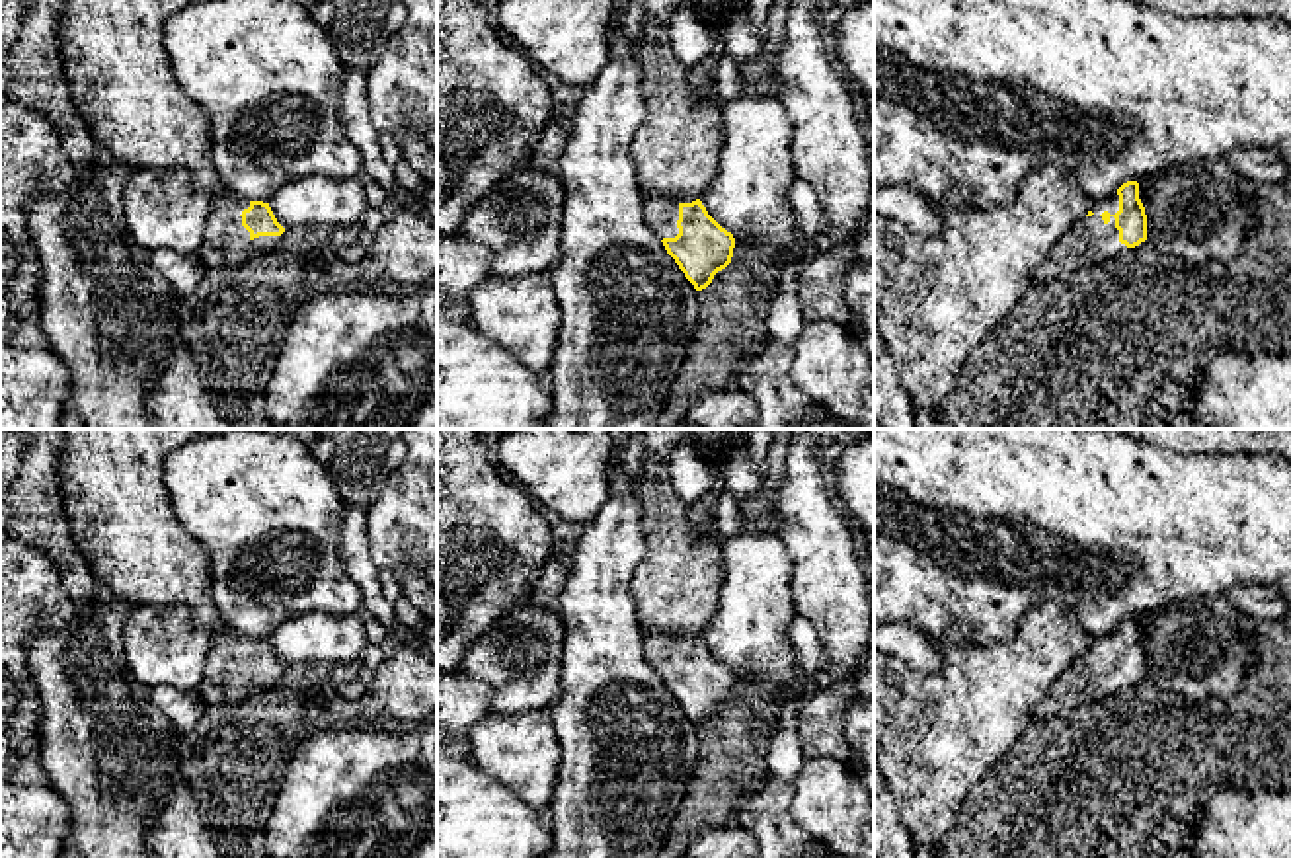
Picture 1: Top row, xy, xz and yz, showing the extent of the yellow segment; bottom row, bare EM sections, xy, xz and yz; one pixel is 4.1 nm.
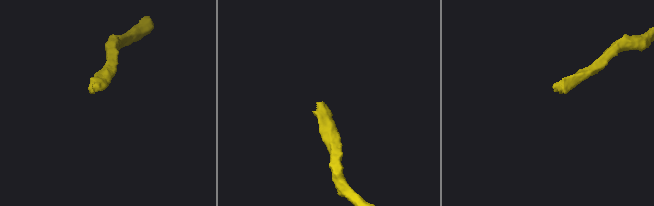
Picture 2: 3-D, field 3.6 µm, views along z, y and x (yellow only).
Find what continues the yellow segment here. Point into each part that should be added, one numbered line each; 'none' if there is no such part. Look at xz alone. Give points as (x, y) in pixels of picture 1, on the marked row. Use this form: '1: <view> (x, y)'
1: xz (662, 215)

